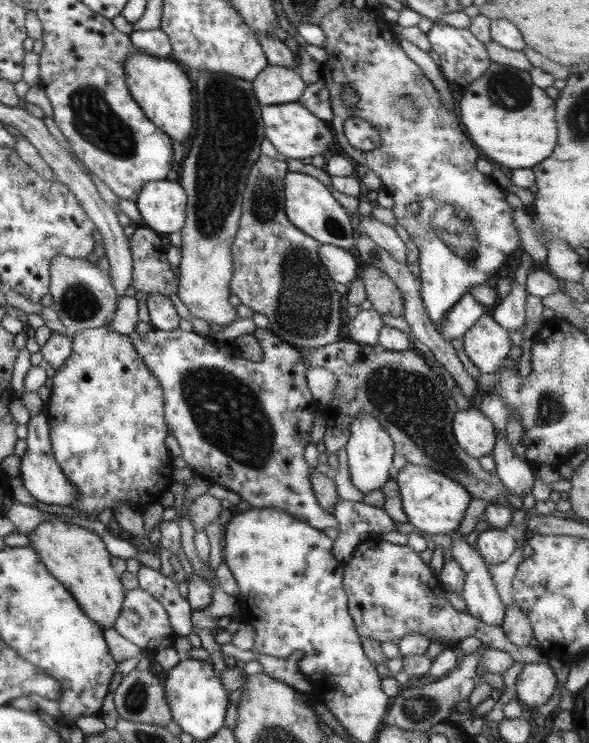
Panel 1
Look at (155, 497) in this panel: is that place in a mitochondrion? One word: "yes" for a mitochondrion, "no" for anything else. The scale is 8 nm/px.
no

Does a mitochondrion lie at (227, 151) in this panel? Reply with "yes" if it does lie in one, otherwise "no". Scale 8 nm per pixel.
yes

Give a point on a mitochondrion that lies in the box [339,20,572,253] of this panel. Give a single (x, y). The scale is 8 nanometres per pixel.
(391, 91)

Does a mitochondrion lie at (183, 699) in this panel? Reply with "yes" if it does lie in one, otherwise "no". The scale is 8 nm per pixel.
no

